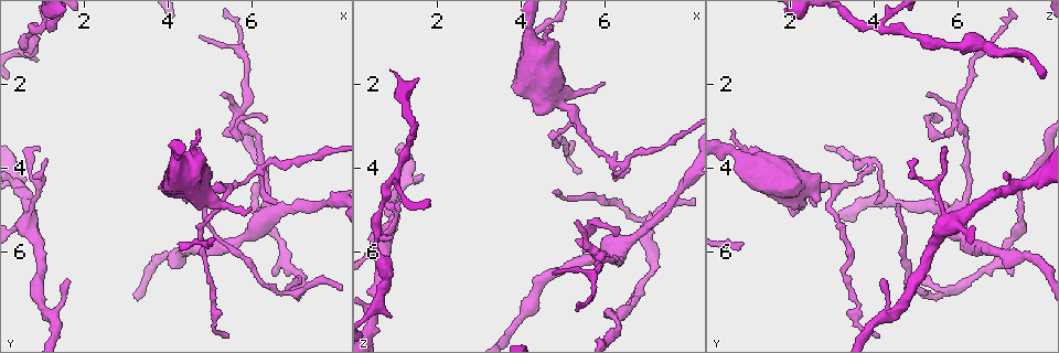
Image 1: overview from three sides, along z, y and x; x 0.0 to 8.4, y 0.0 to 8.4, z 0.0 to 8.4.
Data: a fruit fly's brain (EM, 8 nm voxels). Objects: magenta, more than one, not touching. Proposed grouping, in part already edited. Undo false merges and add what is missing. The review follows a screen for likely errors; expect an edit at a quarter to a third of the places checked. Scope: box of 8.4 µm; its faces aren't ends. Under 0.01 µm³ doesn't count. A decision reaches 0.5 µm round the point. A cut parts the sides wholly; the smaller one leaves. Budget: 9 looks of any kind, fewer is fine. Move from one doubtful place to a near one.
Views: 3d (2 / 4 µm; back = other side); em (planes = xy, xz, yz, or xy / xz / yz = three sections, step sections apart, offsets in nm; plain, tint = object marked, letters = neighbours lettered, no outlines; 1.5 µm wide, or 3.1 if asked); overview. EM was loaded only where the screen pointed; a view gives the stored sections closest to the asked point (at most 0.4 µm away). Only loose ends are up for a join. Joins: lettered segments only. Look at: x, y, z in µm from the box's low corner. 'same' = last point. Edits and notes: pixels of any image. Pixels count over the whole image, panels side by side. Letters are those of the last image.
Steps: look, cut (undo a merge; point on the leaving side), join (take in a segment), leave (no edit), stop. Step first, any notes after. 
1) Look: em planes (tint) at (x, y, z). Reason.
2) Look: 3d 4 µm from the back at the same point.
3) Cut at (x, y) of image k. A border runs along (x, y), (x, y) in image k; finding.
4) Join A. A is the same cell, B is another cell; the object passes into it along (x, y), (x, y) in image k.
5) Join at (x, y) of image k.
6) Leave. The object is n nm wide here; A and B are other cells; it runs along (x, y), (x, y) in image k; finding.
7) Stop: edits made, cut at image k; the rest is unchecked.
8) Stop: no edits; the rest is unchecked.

Look: em xz step 4 (letters) at (7.15, 6.60, 5.10). Three-way junction.

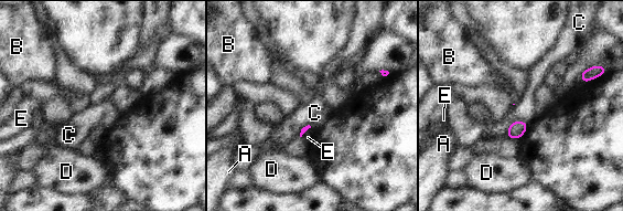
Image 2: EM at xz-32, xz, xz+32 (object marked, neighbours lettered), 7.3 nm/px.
Leave. A, B, C, D and E are other cells; a border runs along (527, 124), (514, 122), (506, 136) in image 2; no lettered segment goes on from it.

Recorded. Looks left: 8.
Look: em yz step 8 (letters) at (6.30, 2.75, 5.65). Thin end.

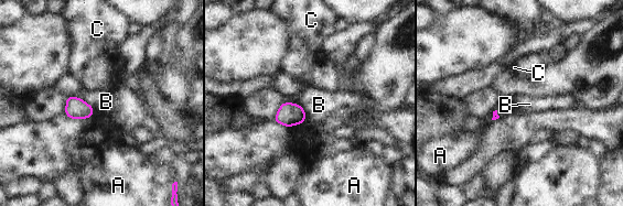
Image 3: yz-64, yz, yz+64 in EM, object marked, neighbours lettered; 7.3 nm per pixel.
Leave. A, B and C are other cells; none of them fits.

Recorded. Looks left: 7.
Look: 3d 2 µm at (1.10, 3.85, 4.95). Tapers out.

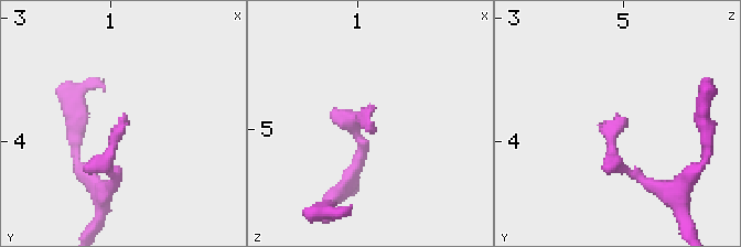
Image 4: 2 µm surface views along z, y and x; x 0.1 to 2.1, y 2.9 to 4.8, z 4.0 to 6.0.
Look: em xy step 4 (letters) at (1.12, 3.80, 5.02).

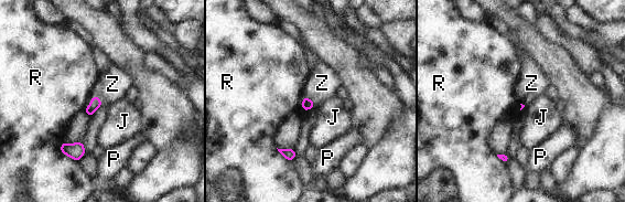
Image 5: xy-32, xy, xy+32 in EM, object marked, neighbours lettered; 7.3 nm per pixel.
Look: em planes (letters) at the same point. Another direction.

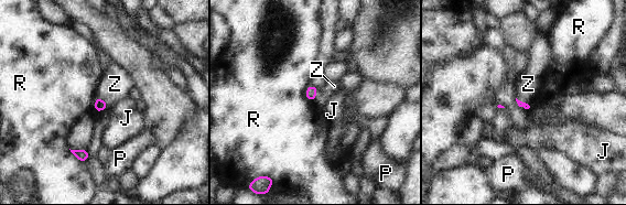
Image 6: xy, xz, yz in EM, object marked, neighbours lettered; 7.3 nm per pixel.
Join Z. Z is the same cell, J, P and R are other cells; the neuron continues.

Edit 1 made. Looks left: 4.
Look: overview. See it whole again.

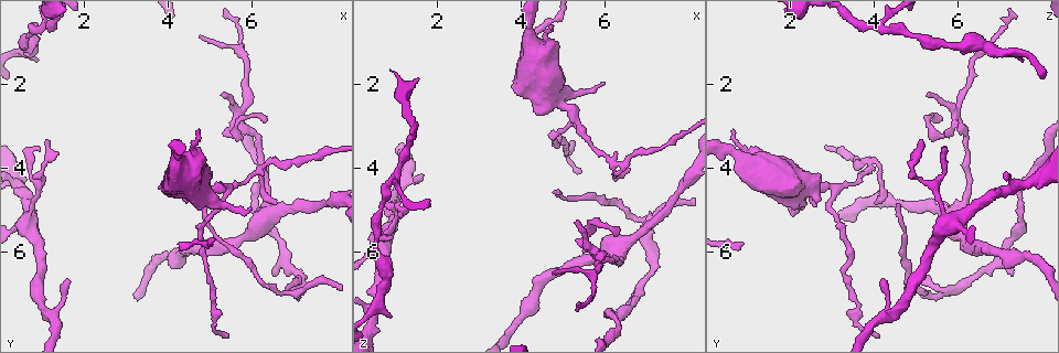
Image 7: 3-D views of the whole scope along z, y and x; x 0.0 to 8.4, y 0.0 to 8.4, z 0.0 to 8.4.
Look: 3d 4 µm at (4.70, 3.15, 0.60). Branch stops here.

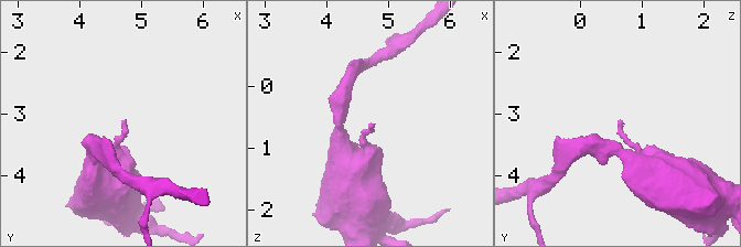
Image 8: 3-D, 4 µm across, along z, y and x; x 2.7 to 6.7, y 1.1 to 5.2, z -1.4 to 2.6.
Look: em planes (tint) at (4.70, 3.05, 0.60).

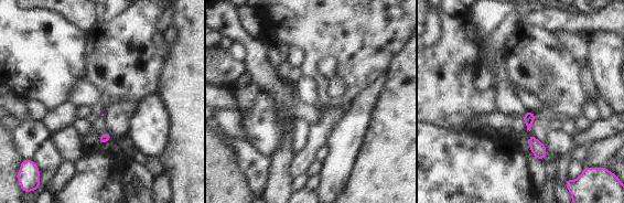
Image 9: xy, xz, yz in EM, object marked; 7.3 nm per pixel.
Look: em planes (letters) at the same point. See the neighbours.

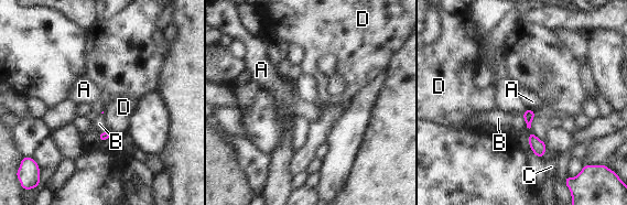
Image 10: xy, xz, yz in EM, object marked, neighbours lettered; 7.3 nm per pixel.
Leave. A, B, C and D are other cells; a border runs along (527, 108), (533, 111) in image 10; no lettered segment goes on from it.

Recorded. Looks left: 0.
Stop: edits made, join at image 6; the rest is unchecked.

